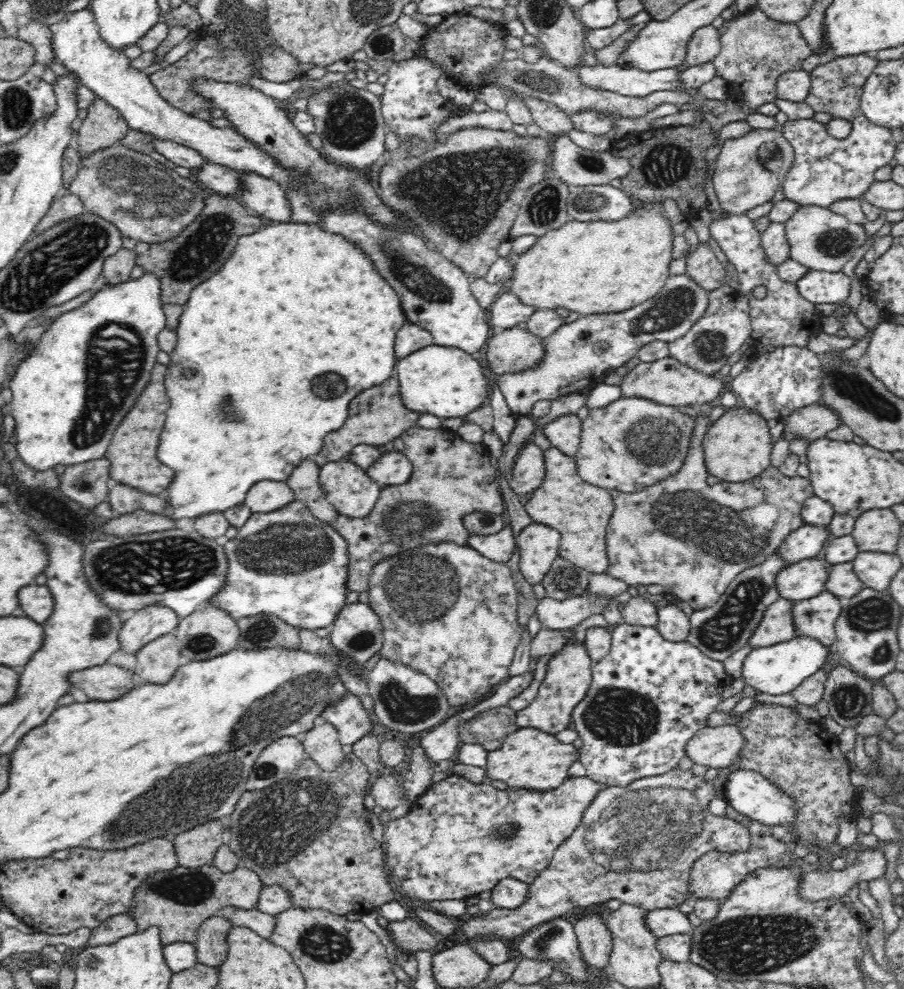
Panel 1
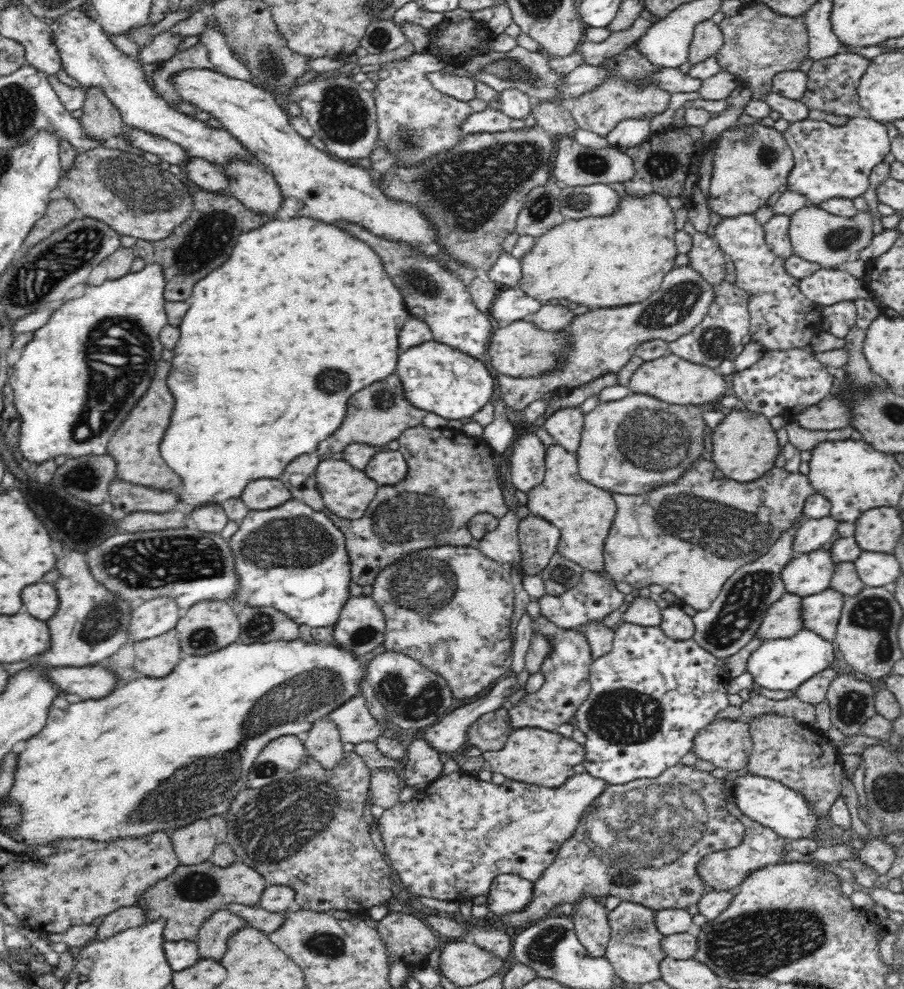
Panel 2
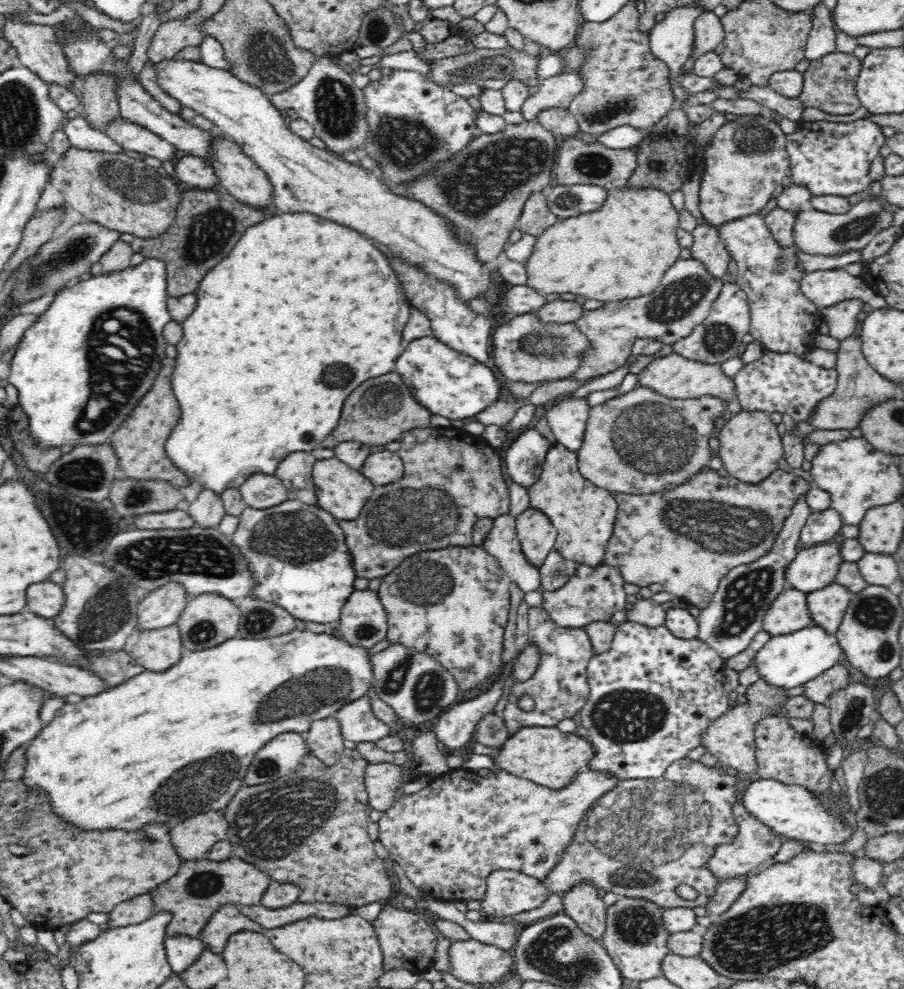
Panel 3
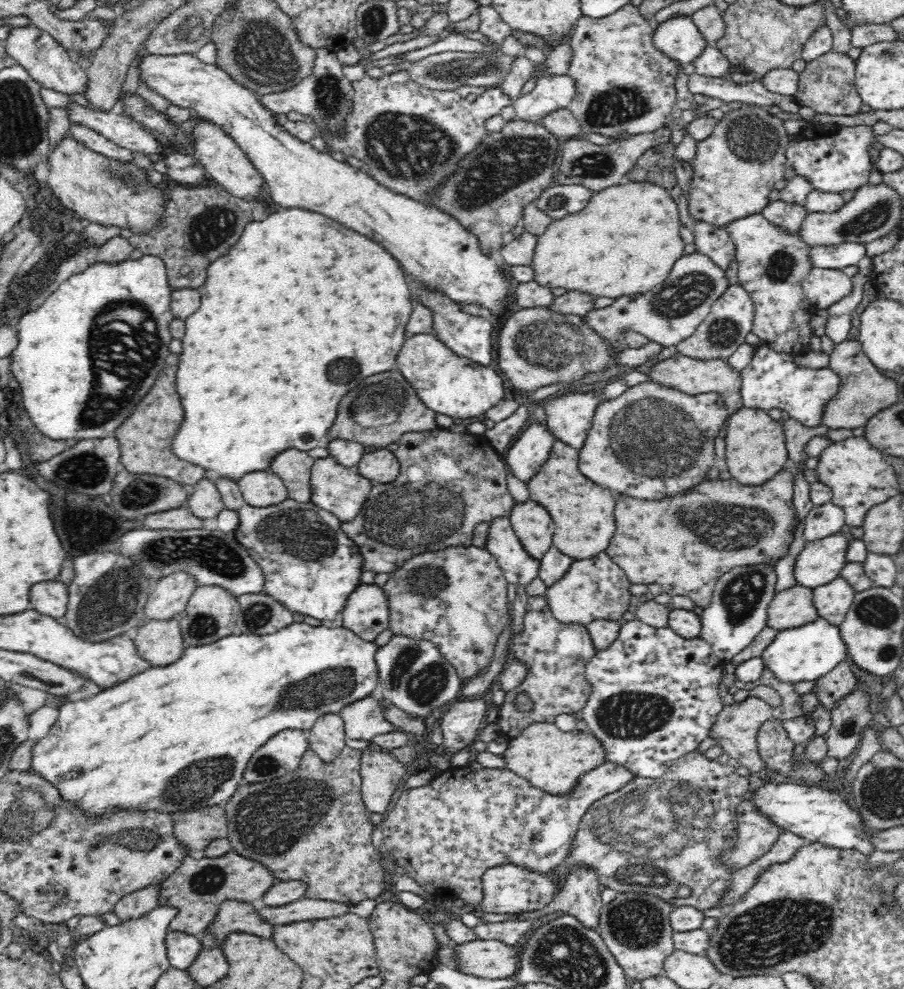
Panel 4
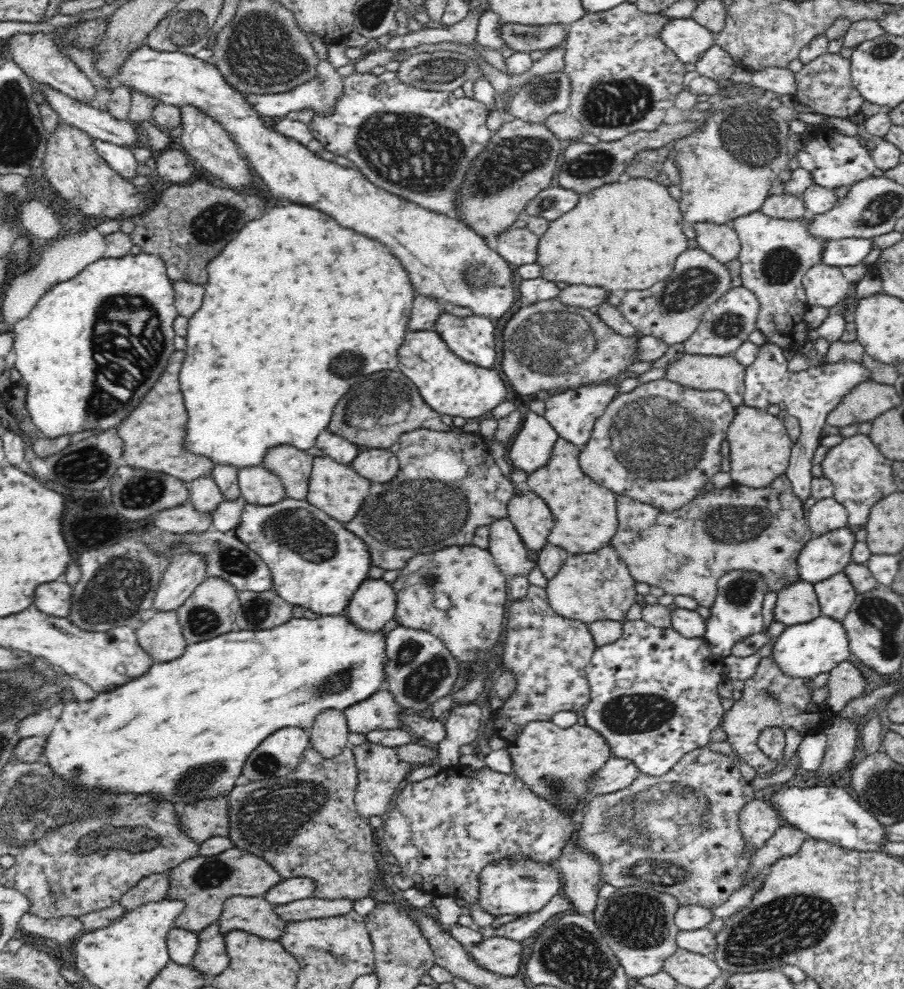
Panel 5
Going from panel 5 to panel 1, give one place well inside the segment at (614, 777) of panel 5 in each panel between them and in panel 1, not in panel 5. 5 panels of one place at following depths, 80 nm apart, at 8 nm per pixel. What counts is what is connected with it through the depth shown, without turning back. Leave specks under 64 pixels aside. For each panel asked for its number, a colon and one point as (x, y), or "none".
1: (458, 839)
2: (457, 834)
3: (450, 836)
4: (447, 834)

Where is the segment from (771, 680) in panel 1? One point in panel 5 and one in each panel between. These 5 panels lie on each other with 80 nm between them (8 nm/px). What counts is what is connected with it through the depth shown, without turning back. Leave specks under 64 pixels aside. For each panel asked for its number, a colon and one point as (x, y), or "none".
2: (781, 664)
3: (785, 661)
4: (801, 654)
5: (804, 651)

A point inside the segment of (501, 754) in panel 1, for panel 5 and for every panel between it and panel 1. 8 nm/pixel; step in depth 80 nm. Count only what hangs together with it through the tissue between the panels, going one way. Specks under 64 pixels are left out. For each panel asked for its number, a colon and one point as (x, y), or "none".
2: (534, 756)
3: (545, 755)
4: (553, 760)
5: (555, 763)

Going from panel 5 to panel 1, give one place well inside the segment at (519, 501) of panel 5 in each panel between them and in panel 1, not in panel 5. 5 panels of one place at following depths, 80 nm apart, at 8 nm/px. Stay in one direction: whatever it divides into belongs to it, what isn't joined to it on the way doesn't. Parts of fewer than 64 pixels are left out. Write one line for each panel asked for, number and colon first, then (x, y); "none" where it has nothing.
1: (538, 544)
2: (537, 539)
3: (537, 536)
4: (532, 525)

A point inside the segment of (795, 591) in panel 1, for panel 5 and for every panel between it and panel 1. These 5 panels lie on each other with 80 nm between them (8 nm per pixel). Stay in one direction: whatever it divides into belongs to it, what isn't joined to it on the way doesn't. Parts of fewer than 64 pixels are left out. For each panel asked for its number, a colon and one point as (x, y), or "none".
2: (804, 575)
3: (814, 568)
4: (821, 561)
5: (825, 556)

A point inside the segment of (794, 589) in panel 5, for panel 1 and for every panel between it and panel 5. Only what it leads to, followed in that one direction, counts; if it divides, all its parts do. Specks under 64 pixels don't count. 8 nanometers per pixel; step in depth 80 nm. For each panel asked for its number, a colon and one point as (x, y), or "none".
1: (777, 626)
2: (782, 620)
3: (789, 613)
4: (790, 608)

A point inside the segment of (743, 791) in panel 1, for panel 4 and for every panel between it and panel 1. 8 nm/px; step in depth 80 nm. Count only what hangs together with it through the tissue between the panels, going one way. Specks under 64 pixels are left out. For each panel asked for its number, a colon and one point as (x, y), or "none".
2: (768, 802)
3: (793, 812)
4: (818, 814)

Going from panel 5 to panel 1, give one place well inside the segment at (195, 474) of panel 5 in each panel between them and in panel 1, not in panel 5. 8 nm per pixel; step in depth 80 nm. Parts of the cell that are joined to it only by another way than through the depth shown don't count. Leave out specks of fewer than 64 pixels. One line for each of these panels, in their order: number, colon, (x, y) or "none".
1: (132, 453)
2: (135, 445)
3: (139, 443)
4: (145, 438)

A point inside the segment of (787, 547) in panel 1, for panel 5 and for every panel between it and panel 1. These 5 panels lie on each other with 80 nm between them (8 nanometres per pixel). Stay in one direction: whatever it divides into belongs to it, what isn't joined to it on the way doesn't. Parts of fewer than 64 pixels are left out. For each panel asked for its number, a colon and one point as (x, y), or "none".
2: (811, 535)
3: (820, 527)
4: (823, 521)
5: (826, 515)

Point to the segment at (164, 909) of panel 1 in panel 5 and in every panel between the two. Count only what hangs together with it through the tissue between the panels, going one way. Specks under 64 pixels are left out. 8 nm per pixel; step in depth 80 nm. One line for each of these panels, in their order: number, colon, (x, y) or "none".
2: (186, 898)
3: (199, 888)
4: (201, 884)
5: (204, 883)

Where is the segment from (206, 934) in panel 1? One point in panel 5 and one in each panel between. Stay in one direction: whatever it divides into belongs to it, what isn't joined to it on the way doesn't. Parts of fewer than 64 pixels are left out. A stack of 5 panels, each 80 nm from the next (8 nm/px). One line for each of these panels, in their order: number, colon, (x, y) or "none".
2: (214, 934)
3: (227, 920)
4: (233, 916)
5: (254, 915)

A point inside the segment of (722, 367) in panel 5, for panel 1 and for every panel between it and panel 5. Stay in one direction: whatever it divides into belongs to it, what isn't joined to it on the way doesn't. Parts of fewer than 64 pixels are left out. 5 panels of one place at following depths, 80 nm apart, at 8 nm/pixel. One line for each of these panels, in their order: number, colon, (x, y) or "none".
1: (664, 381)
2: (670, 379)
3: (673, 376)
4: (691, 376)

